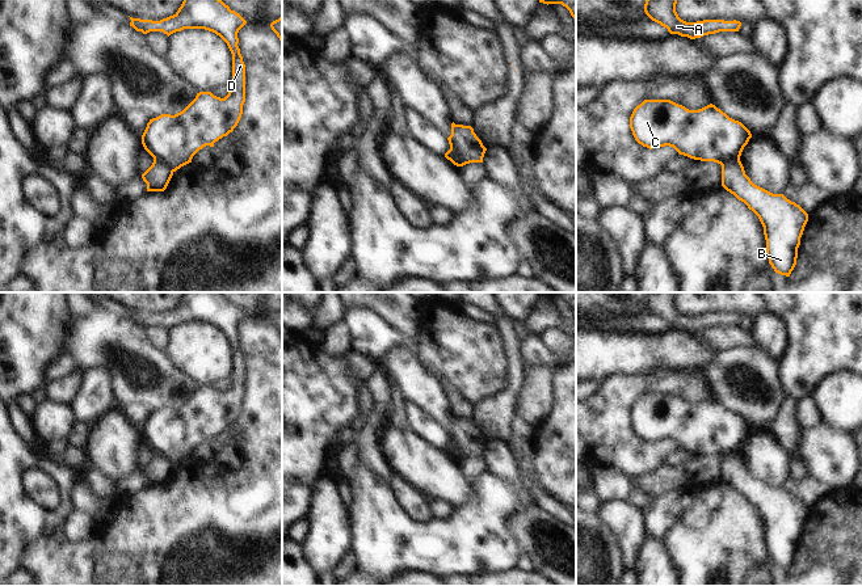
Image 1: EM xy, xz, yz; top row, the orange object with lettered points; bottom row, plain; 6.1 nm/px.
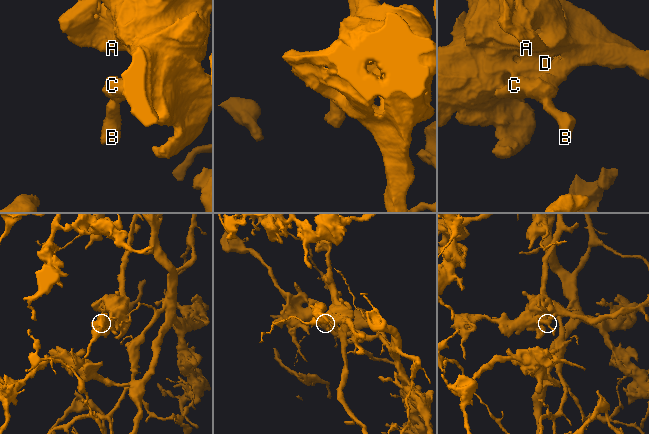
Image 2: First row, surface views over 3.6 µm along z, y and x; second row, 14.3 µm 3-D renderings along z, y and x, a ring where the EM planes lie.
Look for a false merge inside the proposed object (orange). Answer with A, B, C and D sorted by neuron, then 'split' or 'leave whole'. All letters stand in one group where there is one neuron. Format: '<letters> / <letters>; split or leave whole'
A C D / B; split

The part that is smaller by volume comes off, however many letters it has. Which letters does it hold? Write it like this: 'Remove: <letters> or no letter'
Remove: B

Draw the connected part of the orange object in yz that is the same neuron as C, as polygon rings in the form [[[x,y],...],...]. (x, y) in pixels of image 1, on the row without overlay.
[[[644,393],[630,410],[630,422],[635,434],[649,443],[673,440],[680,448],[701,455],[724,459],[728,454],[740,454],[744,440],[752,431],[750,425],[739,414],[710,397],[689,404],[670,393]]]

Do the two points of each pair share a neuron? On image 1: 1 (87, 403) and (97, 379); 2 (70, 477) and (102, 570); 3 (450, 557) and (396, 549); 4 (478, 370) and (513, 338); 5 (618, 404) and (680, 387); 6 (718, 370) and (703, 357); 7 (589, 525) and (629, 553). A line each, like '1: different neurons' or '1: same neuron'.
1: same neuron
2: different neurons
3: same neuron
4: different neurons
5: same neuron
6: different neurons
7: different neurons

